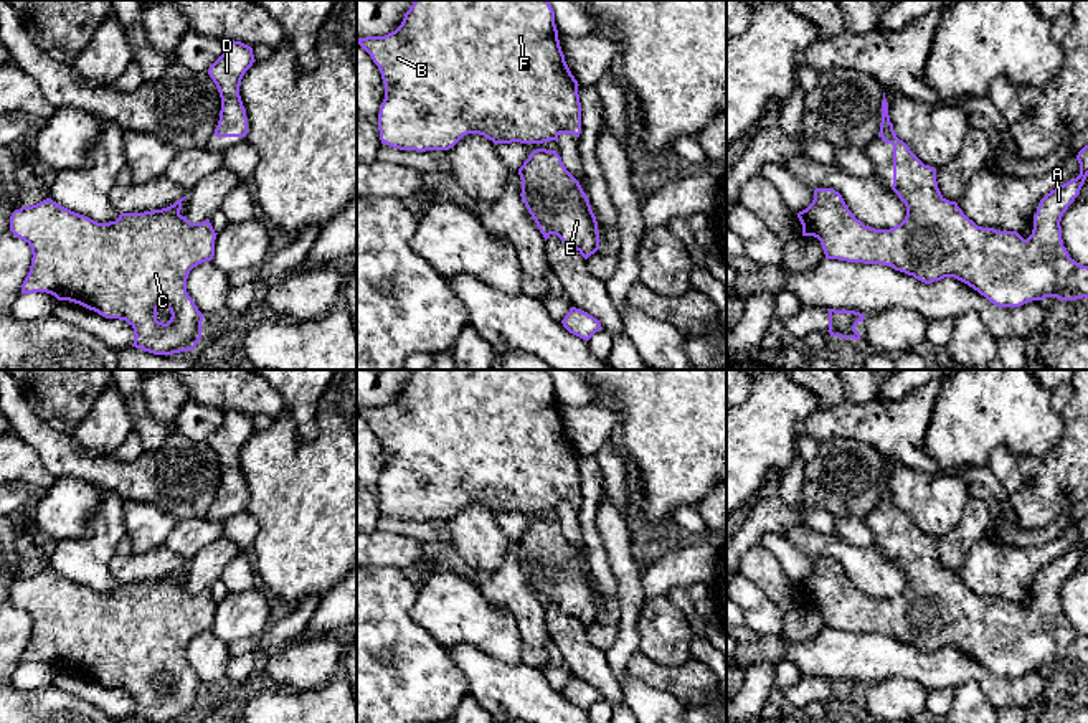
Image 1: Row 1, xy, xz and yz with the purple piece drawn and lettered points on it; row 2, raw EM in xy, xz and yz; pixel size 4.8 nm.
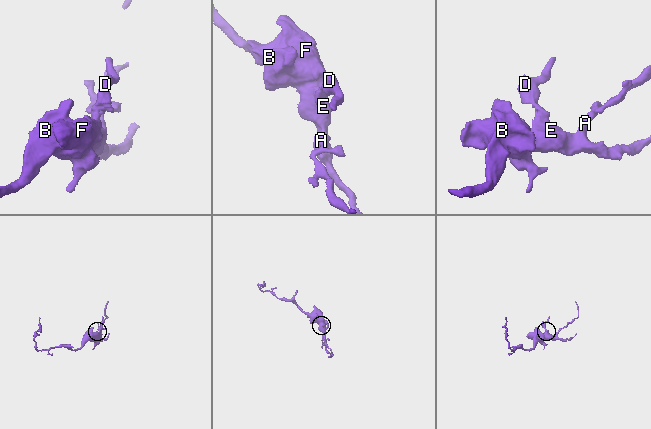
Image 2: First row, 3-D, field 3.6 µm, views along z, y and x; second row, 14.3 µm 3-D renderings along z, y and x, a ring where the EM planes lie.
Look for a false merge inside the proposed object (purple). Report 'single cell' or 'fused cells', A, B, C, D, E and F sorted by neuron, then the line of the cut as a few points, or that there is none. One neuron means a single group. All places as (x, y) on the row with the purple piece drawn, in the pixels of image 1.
single cell | A B C D E F | no cut

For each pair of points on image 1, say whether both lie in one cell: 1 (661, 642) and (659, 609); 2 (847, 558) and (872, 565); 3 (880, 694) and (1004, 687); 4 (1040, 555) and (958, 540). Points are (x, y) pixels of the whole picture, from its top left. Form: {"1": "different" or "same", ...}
{"1": "same", "2": "same", "3": "different", "4": "different"}

